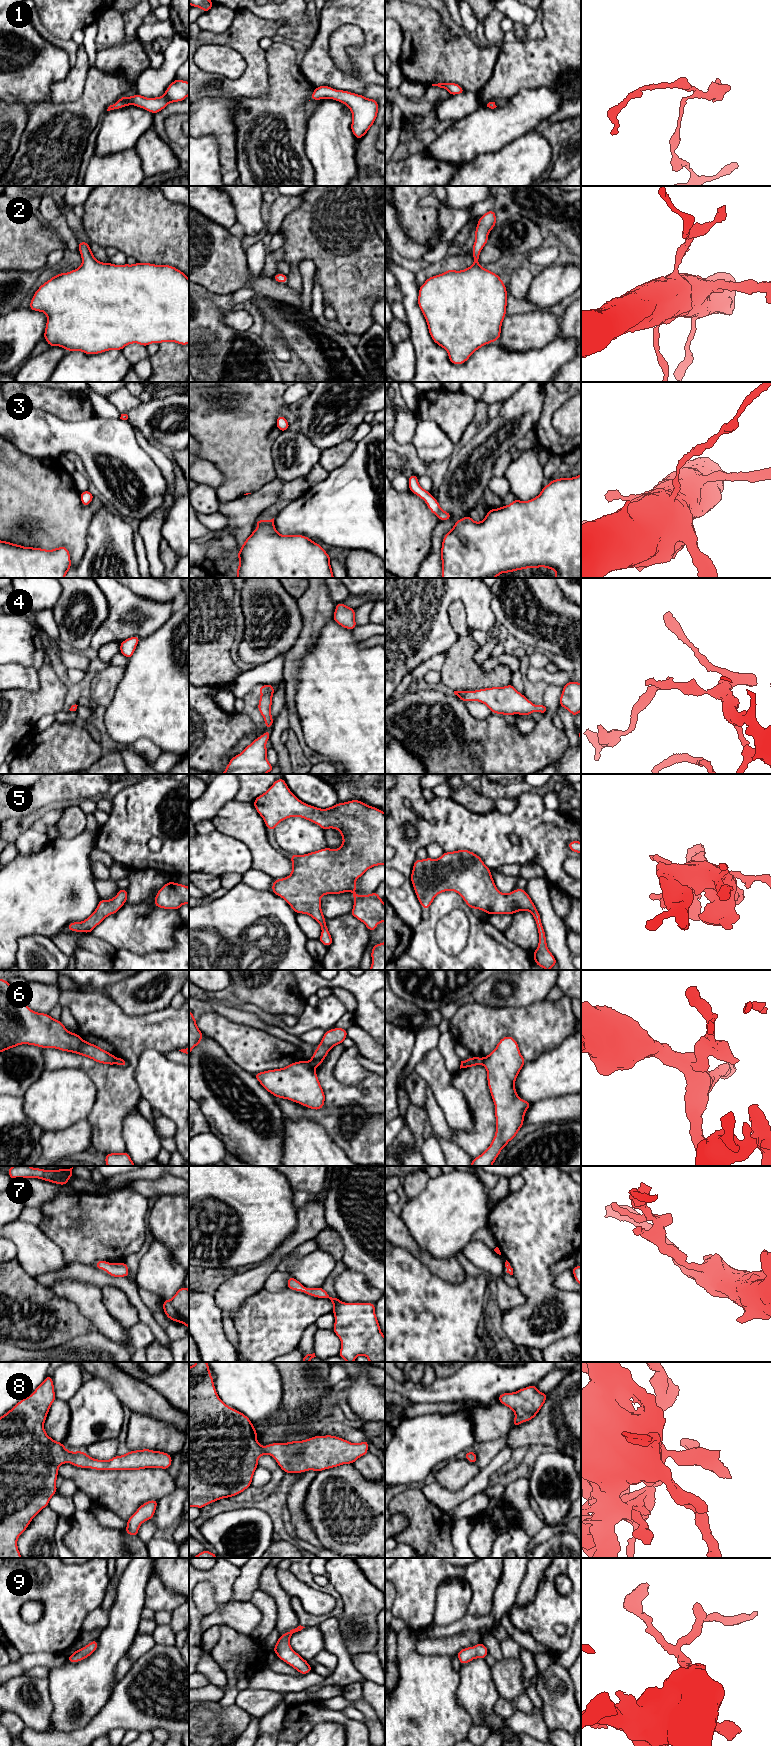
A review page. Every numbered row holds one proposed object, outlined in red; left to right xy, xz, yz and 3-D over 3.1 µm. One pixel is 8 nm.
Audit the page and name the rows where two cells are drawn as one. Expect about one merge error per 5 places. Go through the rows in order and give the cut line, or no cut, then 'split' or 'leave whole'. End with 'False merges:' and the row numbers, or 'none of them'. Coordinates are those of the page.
1: no cut; leave whole
2: no cut; leave whole
3: no cut; leave whole
4: no cut; leave whole
5: no cut; leave whole
6: cut in xy along (118, 1058), (116, 1063); split
7: no cut; leave whole
8: no cut; leave whole
9: no cut; leave whole
False merges: 6

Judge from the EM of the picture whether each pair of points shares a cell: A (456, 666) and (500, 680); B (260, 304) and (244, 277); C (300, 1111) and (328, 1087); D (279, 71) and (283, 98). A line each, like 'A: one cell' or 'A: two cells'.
A: one cell
B: two cells
C: one cell
D: one cell

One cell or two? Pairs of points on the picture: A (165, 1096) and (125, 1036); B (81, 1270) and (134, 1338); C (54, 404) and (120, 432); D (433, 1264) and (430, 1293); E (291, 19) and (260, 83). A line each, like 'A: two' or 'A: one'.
A: two
B: two
C: two
D: two
E: two

